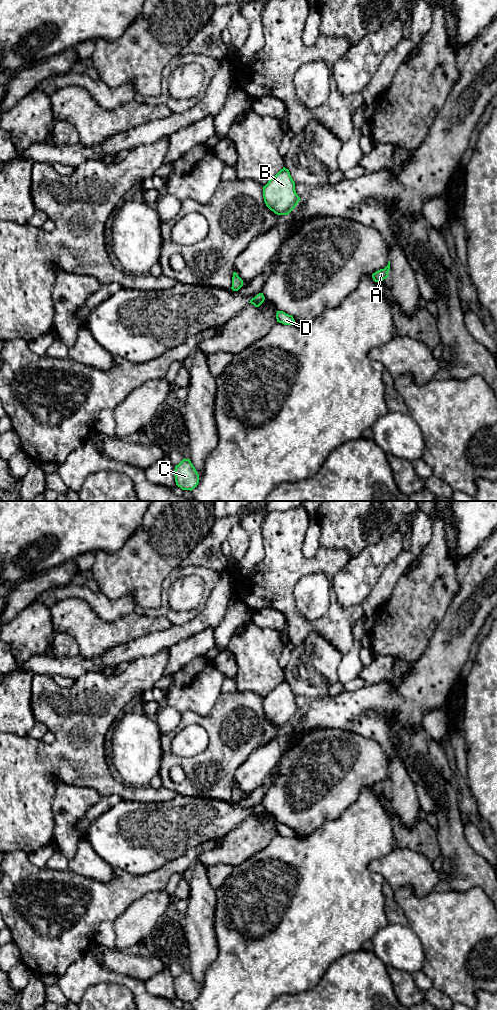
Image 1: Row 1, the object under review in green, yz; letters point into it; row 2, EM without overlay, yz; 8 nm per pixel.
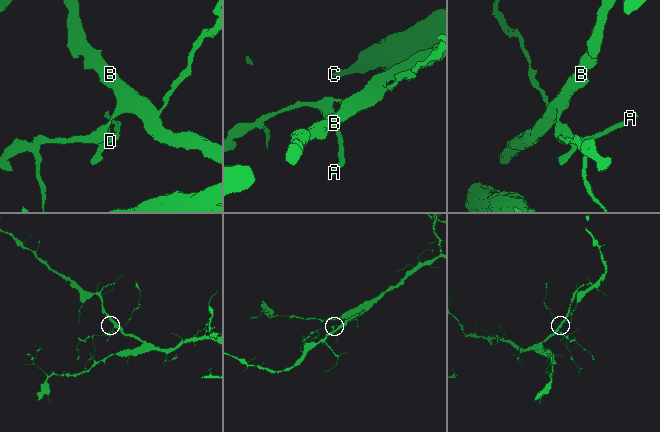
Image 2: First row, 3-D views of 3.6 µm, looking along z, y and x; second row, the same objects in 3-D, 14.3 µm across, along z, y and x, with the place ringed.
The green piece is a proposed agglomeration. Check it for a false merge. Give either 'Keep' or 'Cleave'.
Keep

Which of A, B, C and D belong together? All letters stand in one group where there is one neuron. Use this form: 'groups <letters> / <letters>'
groups A B C D

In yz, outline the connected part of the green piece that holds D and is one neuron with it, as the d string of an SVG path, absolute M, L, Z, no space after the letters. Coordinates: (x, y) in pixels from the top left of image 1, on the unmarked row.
M277 823L276 825L277 834L284 837L293 837L295 832L292 827L286 826L283 823Z

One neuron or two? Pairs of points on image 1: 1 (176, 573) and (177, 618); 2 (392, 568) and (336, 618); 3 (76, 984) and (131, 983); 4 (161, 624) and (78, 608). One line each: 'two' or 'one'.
1: one
2: two
3: one
4: one

